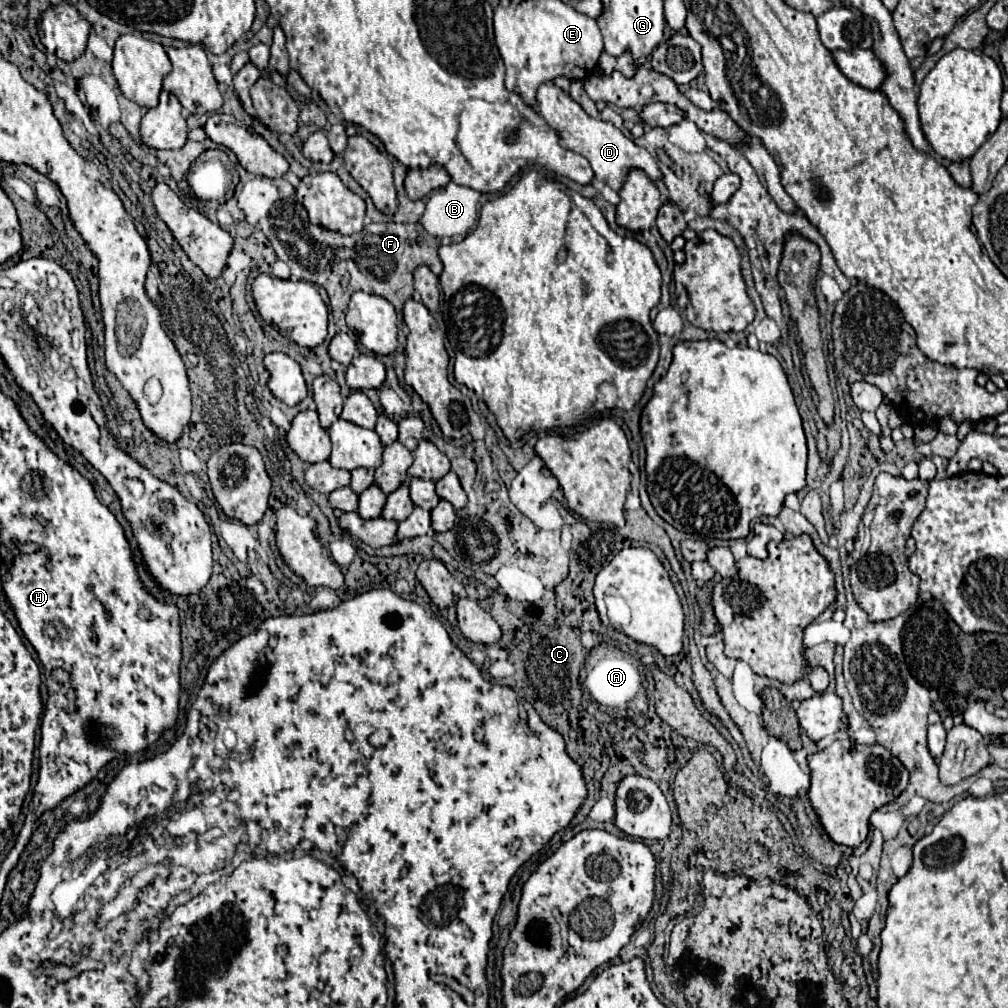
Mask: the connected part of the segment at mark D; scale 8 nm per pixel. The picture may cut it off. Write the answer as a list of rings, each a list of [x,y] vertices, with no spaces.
[[[545,82],[537,88],[537,110],[547,120],[549,126],[553,126],[553,128],[557,128],[557,132],[561,132],[561,144],[565,144],[569,150],[575,150],[577,154],[585,156],[595,172],[595,178],[605,182],[613,190],[621,188],[621,184],[631,168],[641,168],[651,180],[661,178],[657,162],[645,148],[639,148],[631,138],[627,138],[611,122],[591,118],[565,90],[555,86],[553,82]]]

